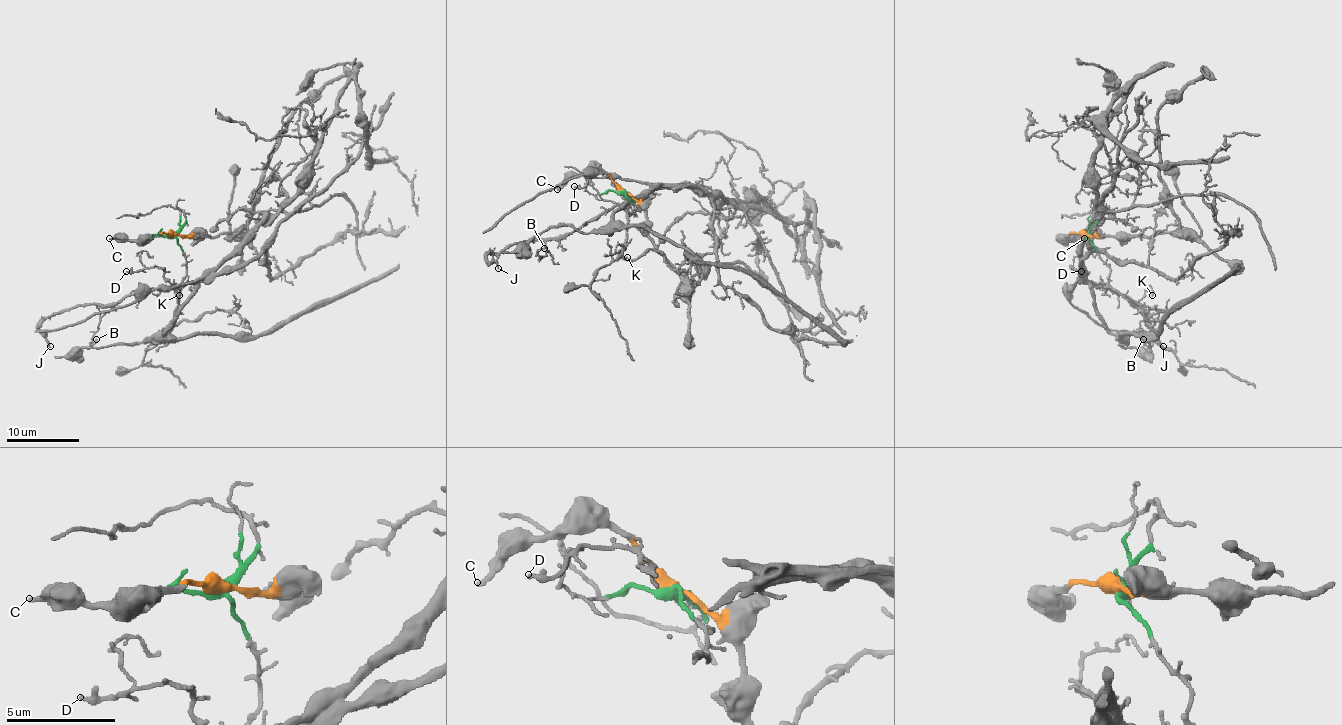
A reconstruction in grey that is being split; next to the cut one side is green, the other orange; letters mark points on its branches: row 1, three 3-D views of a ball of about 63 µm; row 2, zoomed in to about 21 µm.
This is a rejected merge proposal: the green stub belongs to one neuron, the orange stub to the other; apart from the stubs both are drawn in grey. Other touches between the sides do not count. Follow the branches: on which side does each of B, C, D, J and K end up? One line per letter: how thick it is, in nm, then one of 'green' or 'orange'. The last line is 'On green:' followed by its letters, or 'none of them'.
B: 150 nm thick; green
C: 240 nm thick; orange
D: 320 nm thick; green
J: 160 nm thick; green
K: 170 nm thick; green
On green: B, D, J, K

